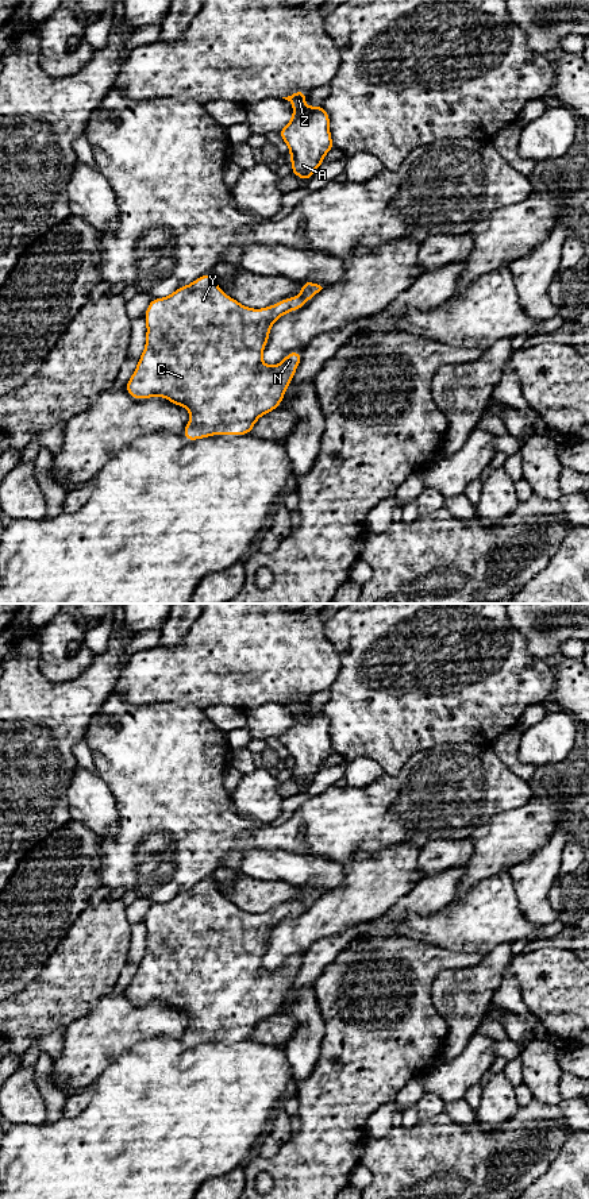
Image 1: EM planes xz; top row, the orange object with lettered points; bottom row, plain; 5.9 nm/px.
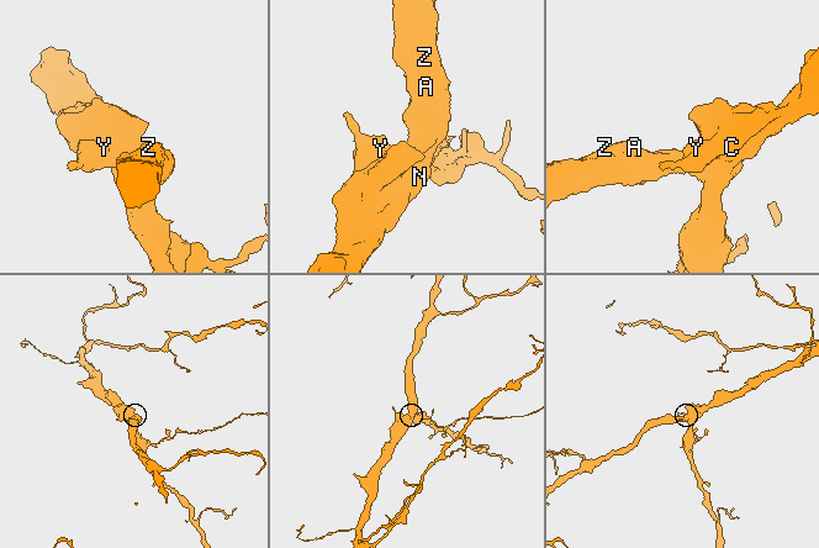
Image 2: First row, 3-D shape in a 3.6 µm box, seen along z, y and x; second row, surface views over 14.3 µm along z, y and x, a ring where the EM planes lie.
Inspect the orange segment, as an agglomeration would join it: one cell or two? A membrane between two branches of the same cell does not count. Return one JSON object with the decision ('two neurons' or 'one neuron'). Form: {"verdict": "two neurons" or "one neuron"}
{"verdict": "one neuron"}

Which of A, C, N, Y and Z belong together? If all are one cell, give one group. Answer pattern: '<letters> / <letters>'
A C N Y Z

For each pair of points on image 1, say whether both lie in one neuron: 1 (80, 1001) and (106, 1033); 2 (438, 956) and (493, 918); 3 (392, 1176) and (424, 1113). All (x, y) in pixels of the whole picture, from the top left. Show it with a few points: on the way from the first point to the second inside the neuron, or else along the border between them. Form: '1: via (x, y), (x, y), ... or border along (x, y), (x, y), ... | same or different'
1: border along (112, 989), (85, 1014), (73, 1020), (64, 1029) | different
2: border along (415, 941), (446, 948), (450, 952), (477, 952) | different
3: border along (443, 1113), (419, 1121) | different

